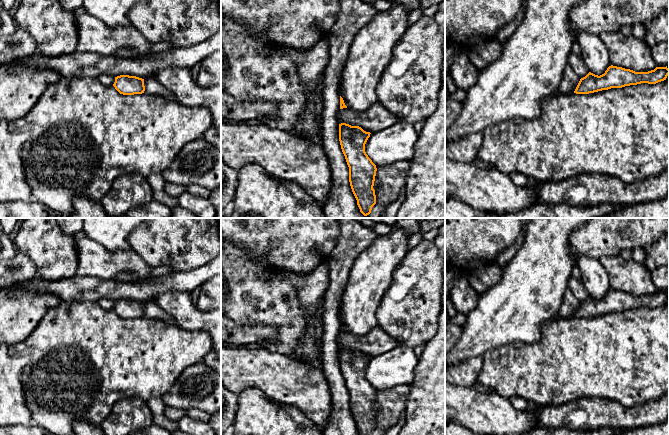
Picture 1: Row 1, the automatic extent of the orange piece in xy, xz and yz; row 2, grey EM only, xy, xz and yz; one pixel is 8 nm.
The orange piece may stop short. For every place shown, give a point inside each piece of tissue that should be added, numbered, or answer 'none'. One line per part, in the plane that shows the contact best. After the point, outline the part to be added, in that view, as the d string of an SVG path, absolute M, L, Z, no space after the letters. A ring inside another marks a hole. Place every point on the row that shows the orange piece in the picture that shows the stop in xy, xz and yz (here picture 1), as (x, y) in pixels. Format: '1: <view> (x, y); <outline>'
none

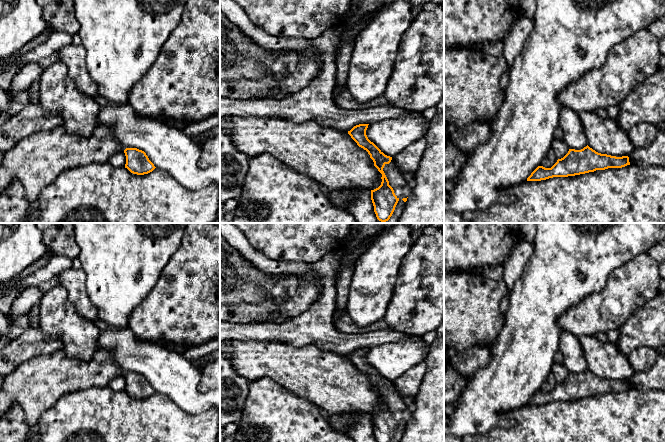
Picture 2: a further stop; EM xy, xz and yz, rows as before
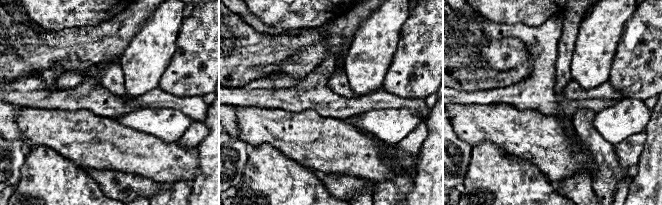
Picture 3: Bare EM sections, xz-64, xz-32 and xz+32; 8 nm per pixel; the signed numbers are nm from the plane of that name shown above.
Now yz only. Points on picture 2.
none

